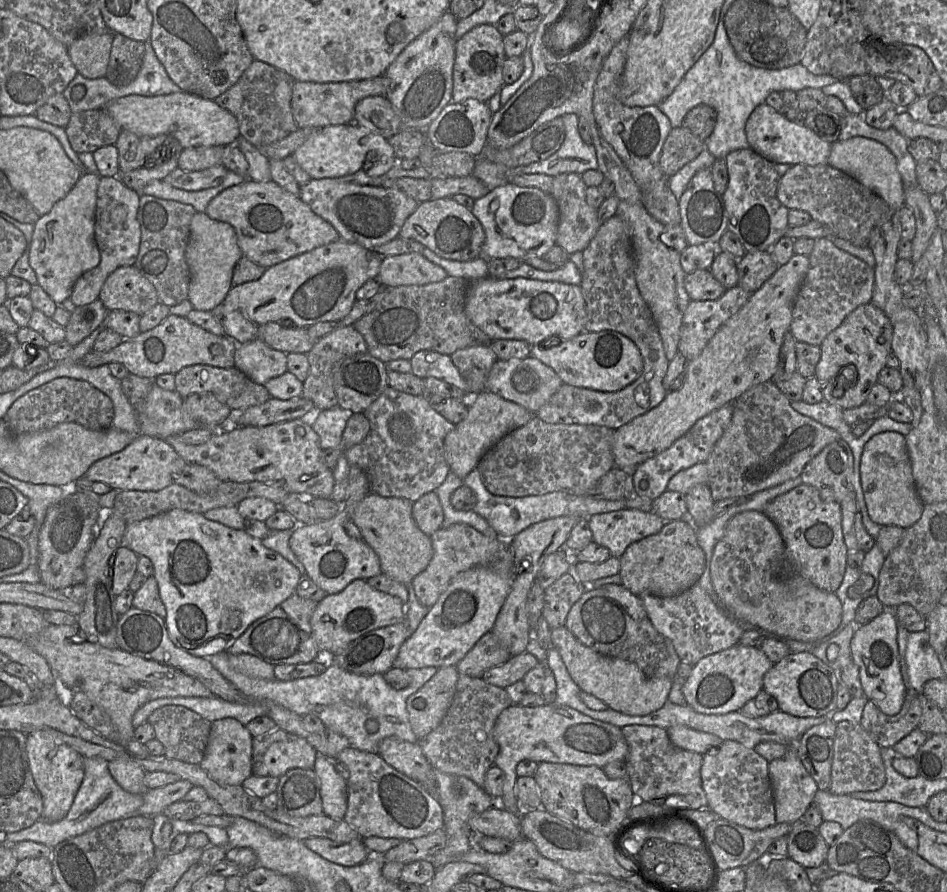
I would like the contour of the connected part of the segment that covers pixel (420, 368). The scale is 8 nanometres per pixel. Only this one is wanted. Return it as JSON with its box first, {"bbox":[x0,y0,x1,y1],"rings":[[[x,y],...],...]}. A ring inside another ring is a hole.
{"bbox":[410,350,469,394],"rings":[[[422,350],[413,355],[410,363],[411,373],[422,379],[434,377],[459,388],[465,394],[469,392],[467,383],[453,364],[450,355]]]}

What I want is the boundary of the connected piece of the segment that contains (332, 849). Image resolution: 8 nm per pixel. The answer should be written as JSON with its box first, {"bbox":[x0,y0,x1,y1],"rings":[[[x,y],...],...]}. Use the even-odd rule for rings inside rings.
{"bbox":[303,837,371,866],"rings":[[[311,837],[303,842],[323,858],[344,866],[360,864],[371,854],[362,839],[342,843],[325,837]]]}

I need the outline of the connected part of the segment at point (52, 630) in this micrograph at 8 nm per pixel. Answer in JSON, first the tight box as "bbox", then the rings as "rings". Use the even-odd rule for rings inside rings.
{"bbox":[24,625,212,748],"rings":[[[49,625],[35,638],[24,643],[46,659],[53,672],[74,691],[83,691],[109,715],[122,748],[134,738],[132,719],[136,711],[149,701],[173,697],[211,697],[212,693],[197,679],[177,668],[126,652],[119,647],[109,649],[87,640],[75,625]]]}

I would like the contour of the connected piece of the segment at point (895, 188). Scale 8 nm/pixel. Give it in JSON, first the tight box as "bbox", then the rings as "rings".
{"bbox":[827,137,905,210],"rings":[[[853,137],[831,144],[827,164],[853,177],[859,183],[879,195],[892,210],[898,210],[905,204],[904,188],[897,169],[895,156],[889,149],[876,140]]]}

